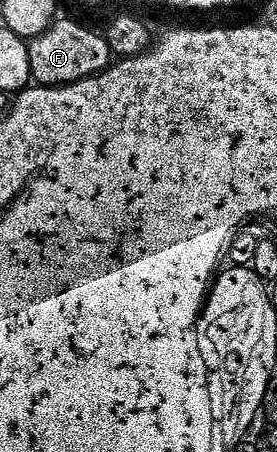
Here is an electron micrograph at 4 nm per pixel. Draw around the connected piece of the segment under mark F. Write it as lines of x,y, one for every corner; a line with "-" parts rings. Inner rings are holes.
56,20
51,28
28,44
31,76
40,86
72,85
110,69
113,54
102,32
94,33
75,21

